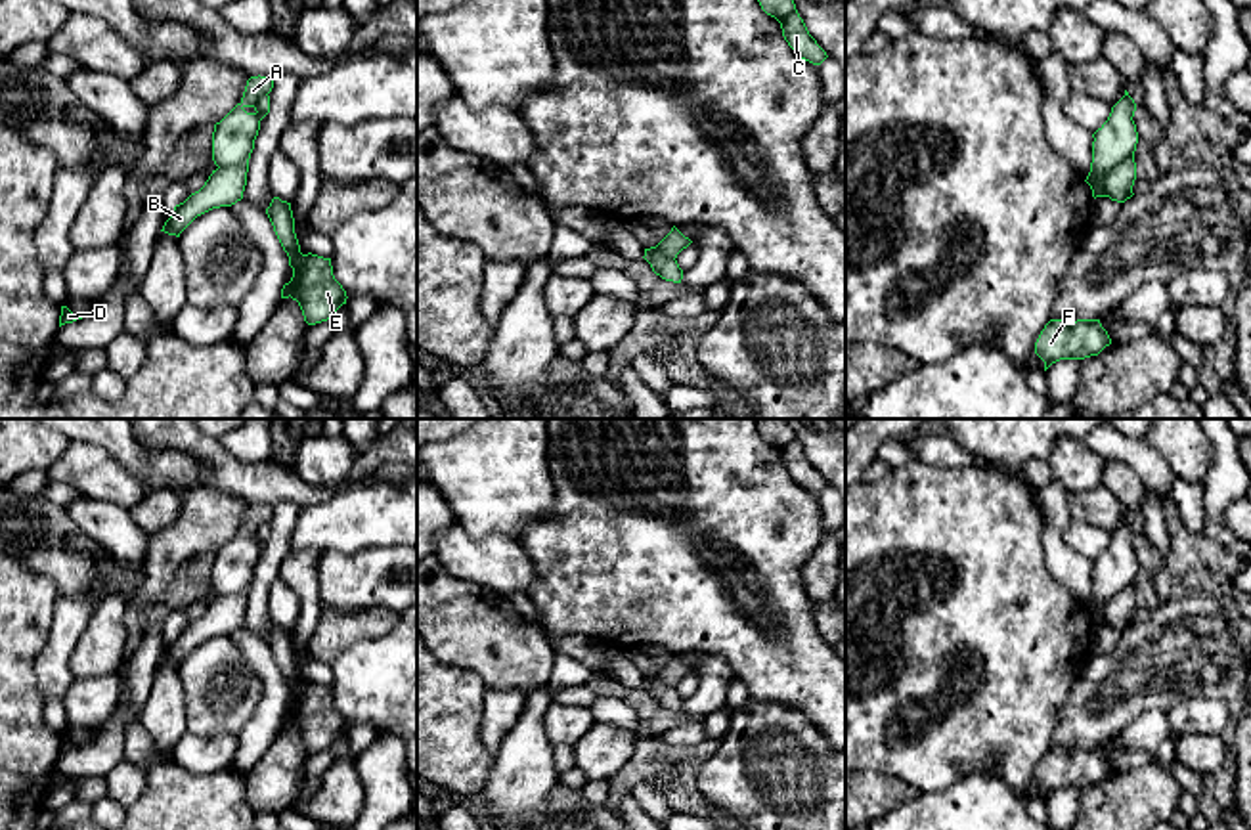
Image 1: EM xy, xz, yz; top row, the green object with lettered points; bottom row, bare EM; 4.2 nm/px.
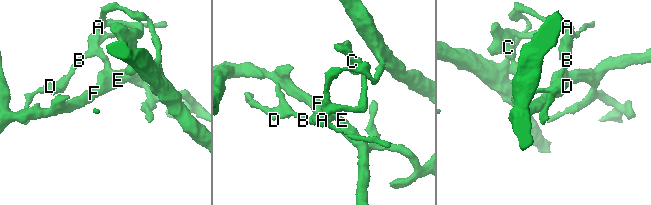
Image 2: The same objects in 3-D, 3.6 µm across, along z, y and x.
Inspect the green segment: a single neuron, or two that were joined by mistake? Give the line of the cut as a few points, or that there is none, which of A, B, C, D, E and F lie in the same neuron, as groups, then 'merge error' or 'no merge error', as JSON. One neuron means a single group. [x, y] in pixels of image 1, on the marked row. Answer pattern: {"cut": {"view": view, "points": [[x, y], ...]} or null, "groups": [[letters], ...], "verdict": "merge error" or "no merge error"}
{"cut": {"view": "yz", "points": [[1133, 155], [1119, 161], [1093, 196]]}, "groups": [["A", "C", "E", "F"], ["B", "D"]], "verdict": "merge error"}

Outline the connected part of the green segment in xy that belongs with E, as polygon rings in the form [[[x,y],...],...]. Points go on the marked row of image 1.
[[[274,197],[266,214],[293,268],[293,277],[283,285],[281,298],[296,300],[308,325],[327,321],[348,298],[333,275],[331,258],[300,252],[291,203]]]

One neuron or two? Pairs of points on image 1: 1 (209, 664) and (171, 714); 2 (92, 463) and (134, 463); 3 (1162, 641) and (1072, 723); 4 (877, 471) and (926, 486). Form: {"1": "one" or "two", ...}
{"1": "two", "2": "two", "3": "one", "4": "two"}

